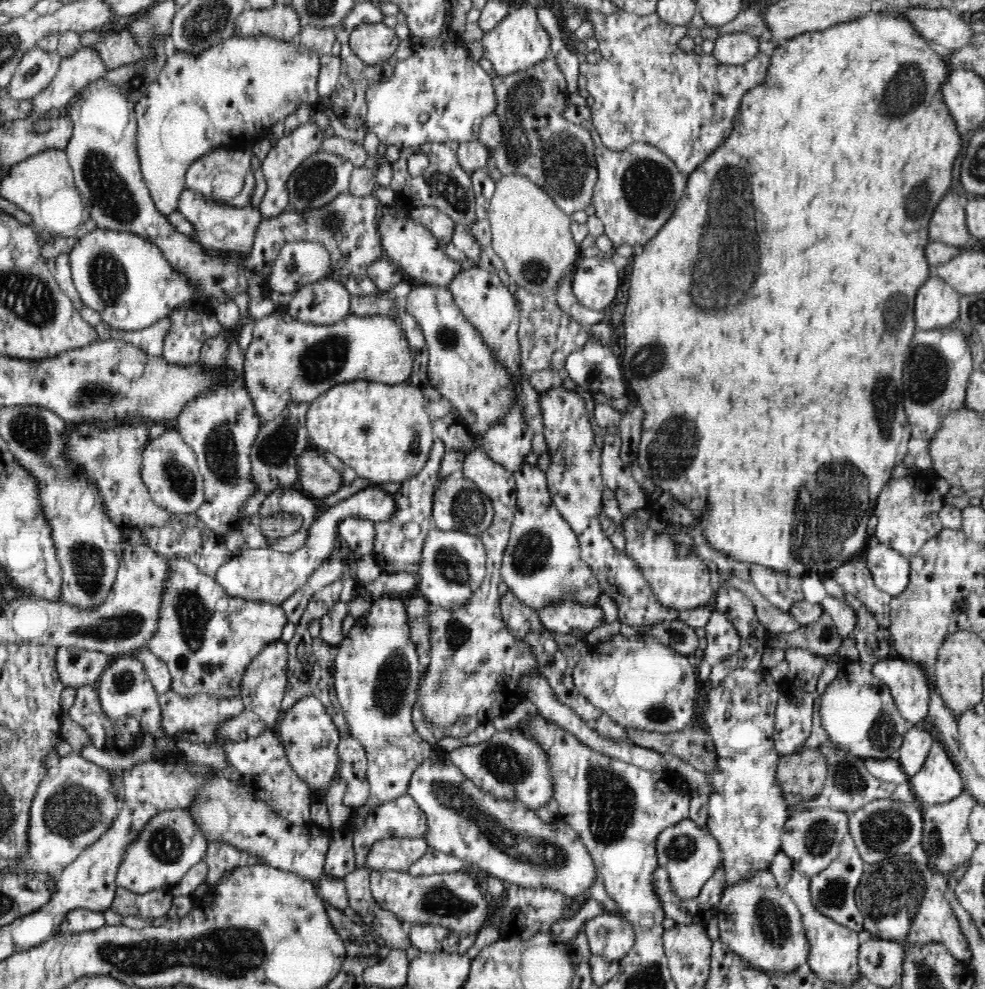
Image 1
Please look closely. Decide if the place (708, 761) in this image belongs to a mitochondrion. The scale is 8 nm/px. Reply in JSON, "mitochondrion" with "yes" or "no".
{"mitochondrion":"no"}

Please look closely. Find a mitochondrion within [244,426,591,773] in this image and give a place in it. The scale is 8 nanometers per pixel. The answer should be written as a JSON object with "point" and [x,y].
{"point":[391,684]}

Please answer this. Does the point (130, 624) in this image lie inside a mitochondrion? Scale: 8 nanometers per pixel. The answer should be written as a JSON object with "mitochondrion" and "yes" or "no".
{"mitochondrion":"yes"}

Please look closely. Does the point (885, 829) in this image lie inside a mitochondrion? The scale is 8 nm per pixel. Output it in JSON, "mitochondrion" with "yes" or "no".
{"mitochondrion":"yes"}

